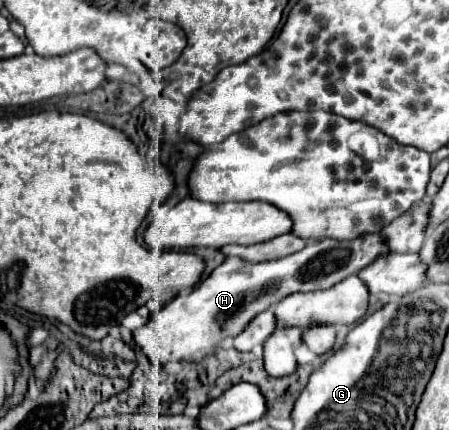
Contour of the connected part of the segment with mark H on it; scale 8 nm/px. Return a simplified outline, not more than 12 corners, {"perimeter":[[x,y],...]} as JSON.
{"perimeter":[[380,234],[226,258],[132,332],[156,366],[196,362],[256,314],[358,274]]}

